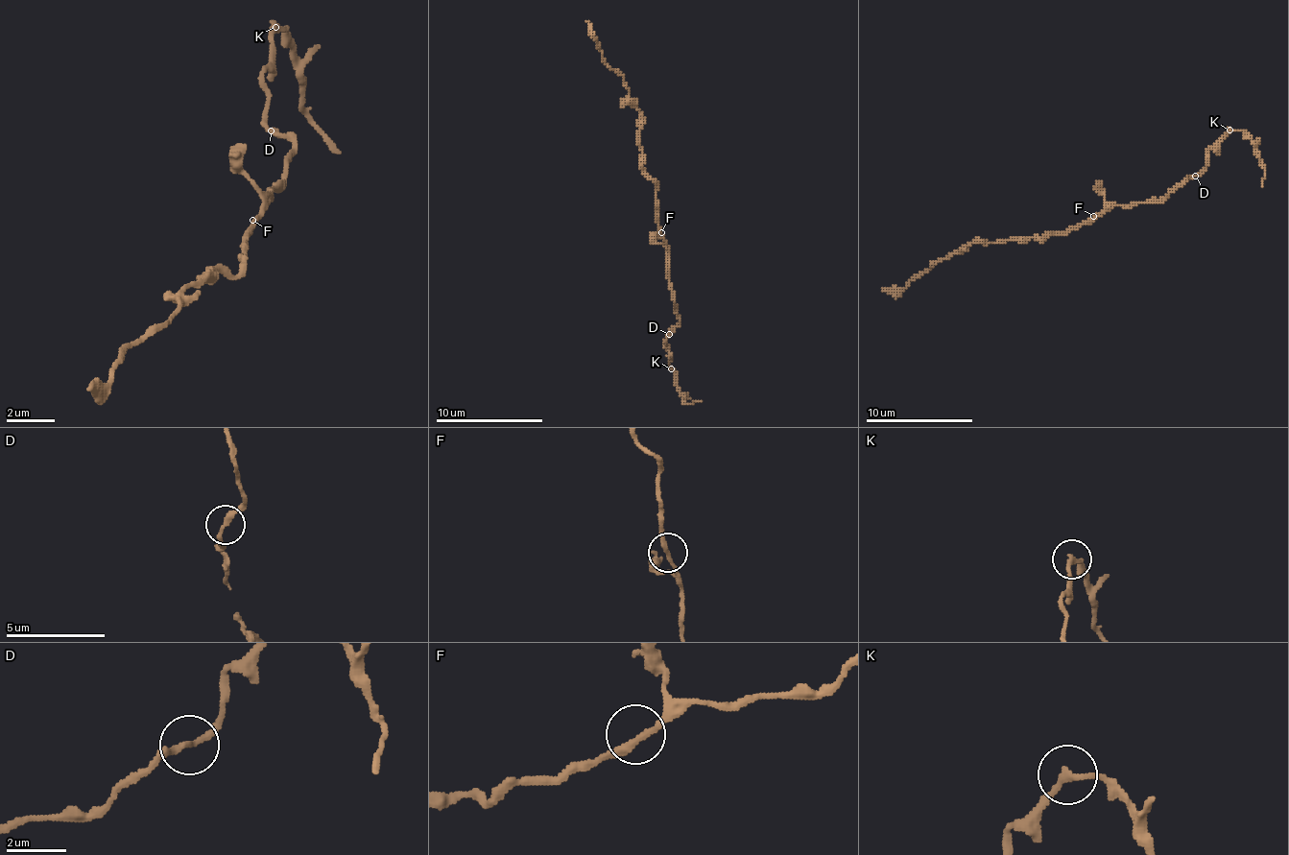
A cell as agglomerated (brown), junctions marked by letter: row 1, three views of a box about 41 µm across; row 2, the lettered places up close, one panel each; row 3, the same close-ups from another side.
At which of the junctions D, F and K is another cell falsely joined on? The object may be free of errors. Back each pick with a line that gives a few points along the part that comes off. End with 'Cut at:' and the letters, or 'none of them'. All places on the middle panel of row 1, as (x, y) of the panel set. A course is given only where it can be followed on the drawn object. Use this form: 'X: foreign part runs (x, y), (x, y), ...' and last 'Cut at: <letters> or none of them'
K: foreign part runs (672, 369), (687, 404), (701, 401)
Cut at: K

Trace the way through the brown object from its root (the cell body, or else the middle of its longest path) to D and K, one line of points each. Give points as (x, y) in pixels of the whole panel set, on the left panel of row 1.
D: (252, 226), (265, 214), (271, 190), (282, 178), (295, 154), (295, 148), (271, 130)
K: (252, 226), (295, 154), (265, 124), (265, 70), (276, 28)

